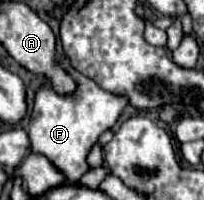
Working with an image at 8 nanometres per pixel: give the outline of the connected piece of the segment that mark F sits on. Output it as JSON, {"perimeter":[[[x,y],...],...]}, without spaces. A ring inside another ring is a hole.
{"perimeter":[[[64,61],[64,67],[76,77],[78,89],[70,97],[60,97],[48,85],[36,93],[30,127],[28,127],[28,135],[30,135],[30,143],[32,143],[30,153],[48,157],[52,161],[52,165],[68,177],[70,183],[78,183],[80,177],[86,171],[90,171],[86,157],[88,157],[92,145],[98,141],[98,137],[106,129],[110,129],[118,121],[122,109],[126,107],[126,99],[100,89],[92,79],[76,73],[68,61]]]}

